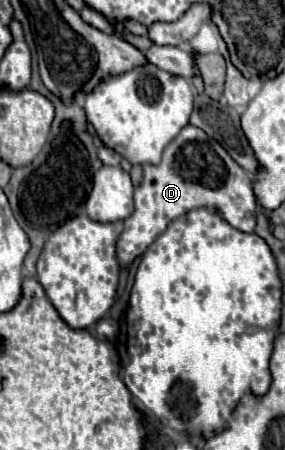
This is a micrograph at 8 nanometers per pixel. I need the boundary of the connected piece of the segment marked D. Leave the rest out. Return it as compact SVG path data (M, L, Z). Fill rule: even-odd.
M187 125L175 141L167 145L159 165L143 165L143 181L135 189L135 211L123 221L125 229L117 241L119 265L131 265L173 219L197 207L219 211L239 231L253 231L257 223L257 203L251 191L253 177L239 167L215 139L207 137L203 129Z

